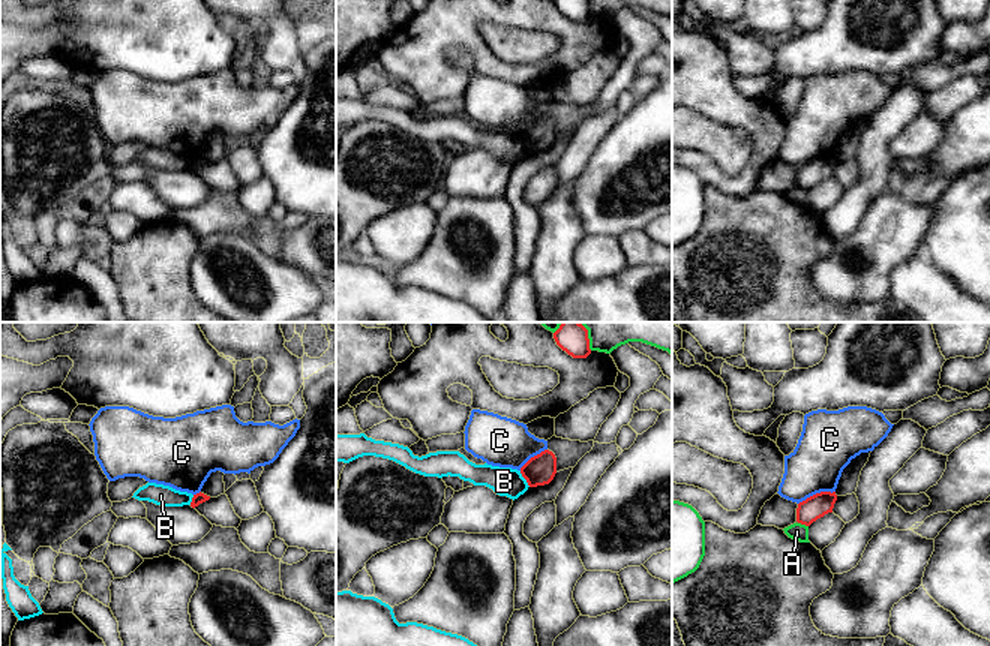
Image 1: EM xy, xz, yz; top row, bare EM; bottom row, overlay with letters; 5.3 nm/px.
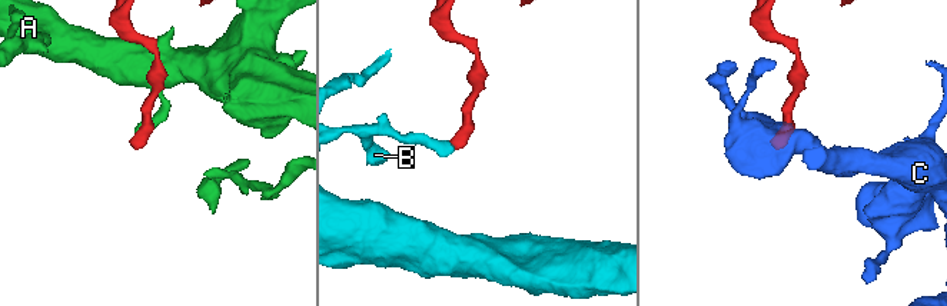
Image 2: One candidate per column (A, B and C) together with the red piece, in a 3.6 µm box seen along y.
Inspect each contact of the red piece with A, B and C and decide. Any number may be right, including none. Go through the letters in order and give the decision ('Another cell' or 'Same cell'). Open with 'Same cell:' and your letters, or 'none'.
Same cell: none
A: Another cell
B: Another cell
C: Another cell

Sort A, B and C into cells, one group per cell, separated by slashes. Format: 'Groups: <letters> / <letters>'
Groups: A / B / C

